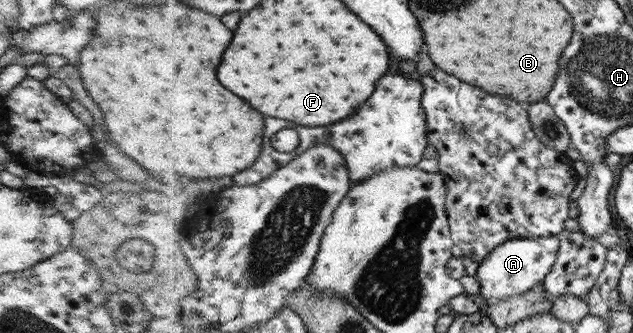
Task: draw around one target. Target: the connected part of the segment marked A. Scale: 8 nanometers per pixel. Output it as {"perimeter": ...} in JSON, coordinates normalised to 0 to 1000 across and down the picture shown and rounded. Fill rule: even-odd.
{"perimeter":[[[858,709],[848,715],[815,715],[788,736],[757,787],[750,832],[760,850],[757,883],[749,892],[760,913],[769,898],[795,904],[801,892],[823,886],[836,868],[845,865],[852,844],[859,844],[864,823],[882,781],[883,715],[880,709]]]}

